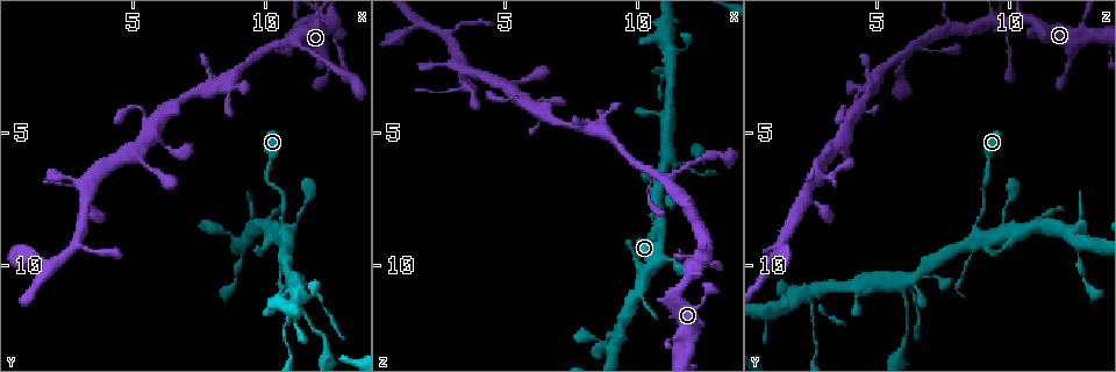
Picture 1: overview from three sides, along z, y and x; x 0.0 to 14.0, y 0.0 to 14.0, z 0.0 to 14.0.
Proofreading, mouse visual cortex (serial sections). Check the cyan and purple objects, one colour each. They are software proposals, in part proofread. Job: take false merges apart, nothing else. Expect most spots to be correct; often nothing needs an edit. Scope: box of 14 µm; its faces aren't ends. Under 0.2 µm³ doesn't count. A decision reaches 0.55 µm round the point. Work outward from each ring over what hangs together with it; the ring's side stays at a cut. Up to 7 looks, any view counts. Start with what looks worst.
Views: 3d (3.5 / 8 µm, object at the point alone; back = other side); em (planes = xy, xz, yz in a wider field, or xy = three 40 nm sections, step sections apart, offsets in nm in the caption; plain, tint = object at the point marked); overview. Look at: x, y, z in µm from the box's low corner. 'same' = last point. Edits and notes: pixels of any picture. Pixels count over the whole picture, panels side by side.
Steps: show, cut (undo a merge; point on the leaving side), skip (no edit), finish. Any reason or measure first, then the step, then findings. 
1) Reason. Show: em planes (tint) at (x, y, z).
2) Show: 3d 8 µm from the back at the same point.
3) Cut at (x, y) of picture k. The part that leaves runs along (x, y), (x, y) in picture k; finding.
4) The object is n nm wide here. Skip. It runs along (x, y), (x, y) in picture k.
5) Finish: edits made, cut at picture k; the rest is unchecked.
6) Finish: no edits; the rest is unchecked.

Small branch off a trunk. Show: 3d 8 µm at (11.0, 10.5, 6.0).

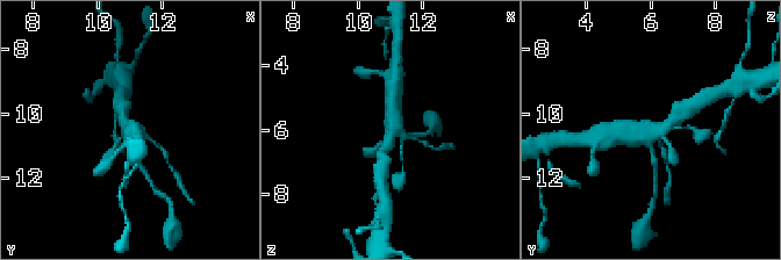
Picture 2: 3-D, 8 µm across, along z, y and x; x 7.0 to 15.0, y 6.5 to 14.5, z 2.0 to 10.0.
Show: 3d 3.5 µm at (11.0, 10.5, 6.1).

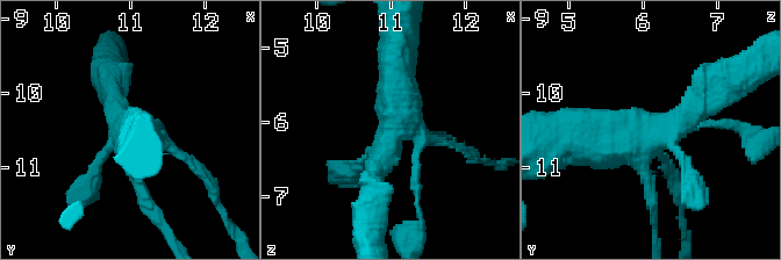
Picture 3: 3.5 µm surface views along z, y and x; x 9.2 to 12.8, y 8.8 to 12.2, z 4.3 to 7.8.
Need the tissue. Show: em planes (tint) at (11.10, 10.50, 6.10).

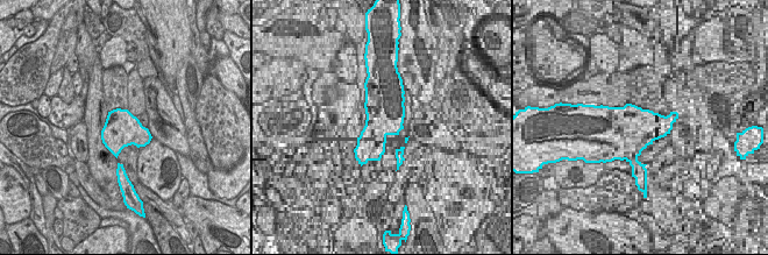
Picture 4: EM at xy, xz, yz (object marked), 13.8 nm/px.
Skip. It runs along (692, 110), (665, 132), (552, 139) in picture 3; all the same cell.

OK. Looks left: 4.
Abrupt turn. Show: 3d 3.5 µm at (11.2, 11.0, 2.4).

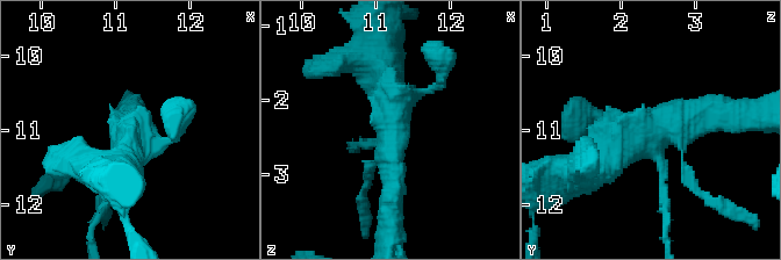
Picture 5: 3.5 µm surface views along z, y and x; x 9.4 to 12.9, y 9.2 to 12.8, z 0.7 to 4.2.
Need the tissue. Show: em xy step 2 (tint) at (11.20, 11.05, 2.50).

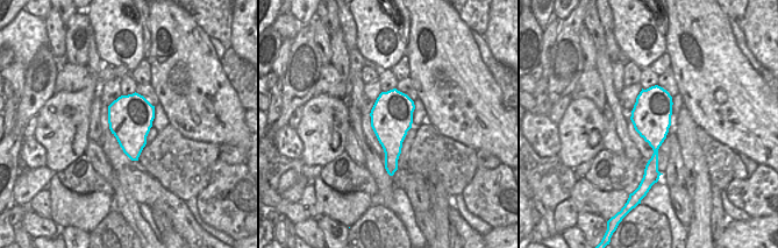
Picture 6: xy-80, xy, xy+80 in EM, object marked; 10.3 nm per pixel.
Skip. It runs along (723, 109), (637, 127), (593, 163) in picture 5; one cell here.

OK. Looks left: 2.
Arms part here. Show: 3d 3.5 µm at (11.0, 1.5, 6.8).

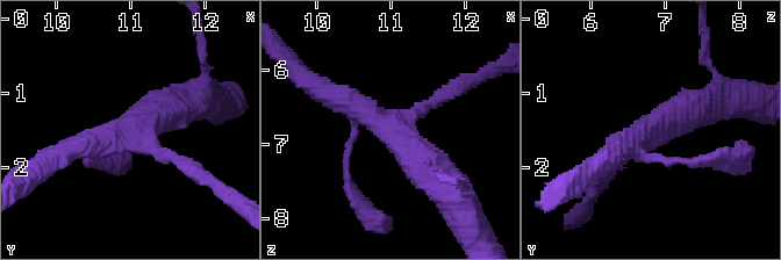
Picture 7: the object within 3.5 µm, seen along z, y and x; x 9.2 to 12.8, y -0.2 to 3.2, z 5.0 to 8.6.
3 arms meet here; the arms are 150, 350, 500 nm wide. Show: em xy step 3 (tint) at (11.05, 1.55, 6.80).

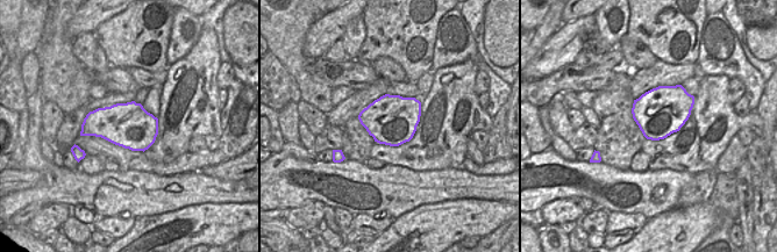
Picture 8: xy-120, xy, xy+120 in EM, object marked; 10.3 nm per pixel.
Skip. It runs along (445, 185), (392, 128), (330, 95) in picture 7; all the same cell.

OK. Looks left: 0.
Finish: no edits; the rest is unchecked.

